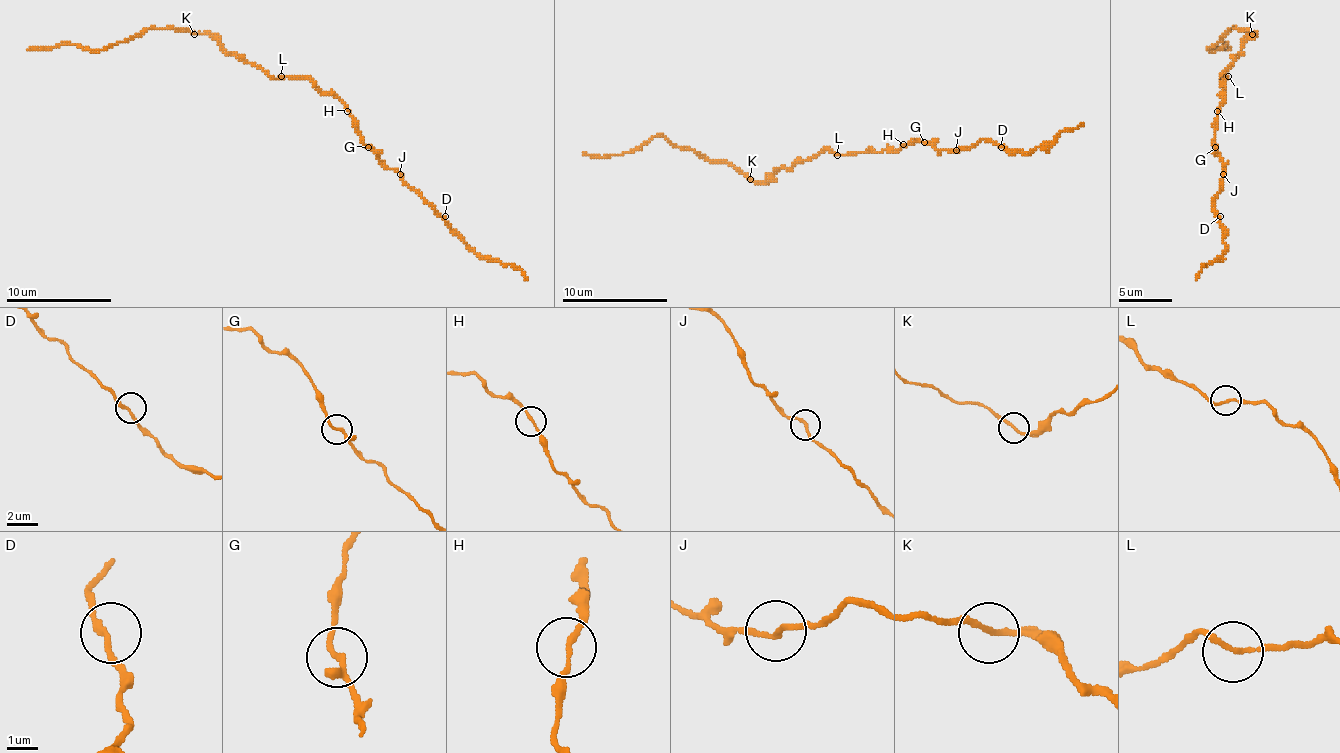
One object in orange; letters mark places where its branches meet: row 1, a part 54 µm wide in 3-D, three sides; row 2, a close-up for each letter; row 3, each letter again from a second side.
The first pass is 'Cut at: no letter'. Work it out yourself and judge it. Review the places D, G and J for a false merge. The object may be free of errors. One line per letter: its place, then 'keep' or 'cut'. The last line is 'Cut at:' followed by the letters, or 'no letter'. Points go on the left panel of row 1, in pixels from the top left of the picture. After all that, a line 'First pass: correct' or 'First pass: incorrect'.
D: (445, 216) | keep
G: (368, 147) | cut
J: (400, 174) | keep
Cut at: G
First pass: incorrect

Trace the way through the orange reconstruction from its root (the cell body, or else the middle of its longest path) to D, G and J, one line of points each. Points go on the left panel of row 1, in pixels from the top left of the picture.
D: (300, 79), (310, 79), (323, 92), (334, 95), (350, 113), (361, 140), (445, 216)
G: (300, 79), (310, 79), (345, 105), (355, 132), (368, 148)
J: (300, 79), (310, 79), (323, 92), (334, 95), (350, 113), (361, 140), (390, 169), (400, 174)

